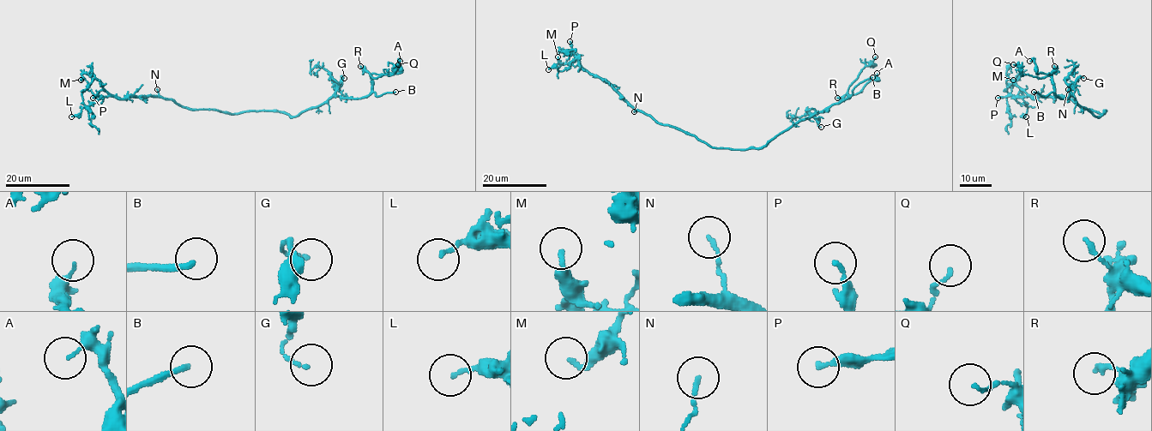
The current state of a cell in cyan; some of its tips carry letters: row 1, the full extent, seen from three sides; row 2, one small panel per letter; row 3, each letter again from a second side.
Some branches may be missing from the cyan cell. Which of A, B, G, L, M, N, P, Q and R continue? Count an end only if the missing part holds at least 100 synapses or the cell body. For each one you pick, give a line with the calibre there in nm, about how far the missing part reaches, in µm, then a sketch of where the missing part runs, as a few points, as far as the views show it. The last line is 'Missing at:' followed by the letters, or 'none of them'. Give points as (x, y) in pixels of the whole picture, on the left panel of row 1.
B: calibre 190 nm; missing 50 µm; course (395, 92), (405, 87), (416, 90), (443, 76), (449, 76), (460, 83)
Missing at: B

